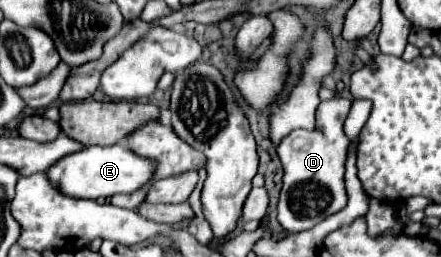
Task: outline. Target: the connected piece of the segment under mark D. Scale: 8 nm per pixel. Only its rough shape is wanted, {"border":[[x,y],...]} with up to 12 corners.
{"border":[[322,101],[316,129],[278,145],[278,221],[306,231],[346,207],[344,121]]}

